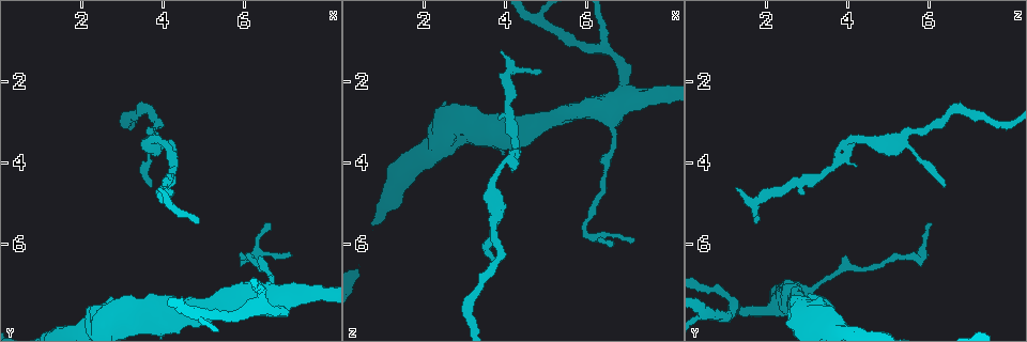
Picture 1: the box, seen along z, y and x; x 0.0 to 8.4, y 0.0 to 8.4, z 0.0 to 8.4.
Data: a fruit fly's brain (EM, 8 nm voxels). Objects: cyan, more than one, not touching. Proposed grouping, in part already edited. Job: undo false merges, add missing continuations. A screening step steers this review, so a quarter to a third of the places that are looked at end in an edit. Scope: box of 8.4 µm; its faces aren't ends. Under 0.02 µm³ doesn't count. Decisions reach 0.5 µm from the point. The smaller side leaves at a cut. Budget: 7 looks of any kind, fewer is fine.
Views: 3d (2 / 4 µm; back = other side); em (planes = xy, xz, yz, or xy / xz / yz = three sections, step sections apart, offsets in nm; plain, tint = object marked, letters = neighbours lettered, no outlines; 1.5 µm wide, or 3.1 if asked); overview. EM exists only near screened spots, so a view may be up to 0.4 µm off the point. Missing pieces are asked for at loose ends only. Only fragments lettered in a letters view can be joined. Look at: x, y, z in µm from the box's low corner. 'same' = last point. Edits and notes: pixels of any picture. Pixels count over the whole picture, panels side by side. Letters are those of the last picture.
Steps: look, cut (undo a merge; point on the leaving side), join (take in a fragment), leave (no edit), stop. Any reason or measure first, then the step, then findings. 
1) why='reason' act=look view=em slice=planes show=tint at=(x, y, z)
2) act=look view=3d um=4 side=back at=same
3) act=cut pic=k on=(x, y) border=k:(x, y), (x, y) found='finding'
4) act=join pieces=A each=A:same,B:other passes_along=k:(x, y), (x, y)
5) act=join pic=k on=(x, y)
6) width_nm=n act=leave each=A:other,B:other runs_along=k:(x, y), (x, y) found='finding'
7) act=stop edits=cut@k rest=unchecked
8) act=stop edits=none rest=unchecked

act=look view=em slice=planes show=letters at=(7.15, 6.20, 5.85)

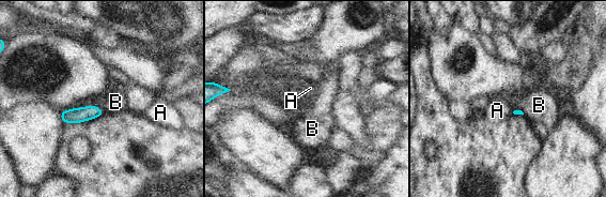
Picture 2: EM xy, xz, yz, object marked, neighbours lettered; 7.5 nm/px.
act=leave each=A:other,B:other border=2:(102, 107), (105, 112) found='no lettered fragment goes on from it'

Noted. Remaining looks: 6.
why='calibre changes' act=look view=em slice=planes show=letters at=(6.60, 6.80, 3.50)

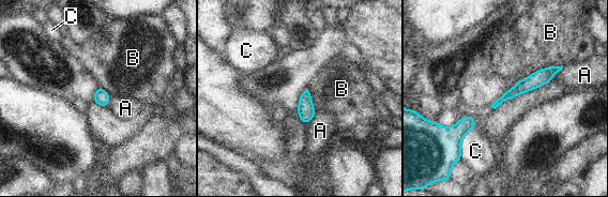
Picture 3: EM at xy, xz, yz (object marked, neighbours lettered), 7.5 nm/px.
longest_contact=B:380nm act=leave each=A:other,B:other,C:other border=3:(563, 65), (538, 69), (516, 81) found='continuous, no second neuron'

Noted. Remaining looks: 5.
why='an open end' act=look view=em slice=xz step=4 show=tint at=(3.85, 4.65, 1.25)

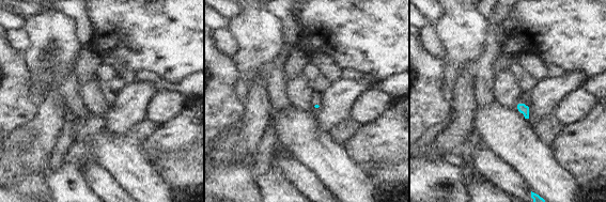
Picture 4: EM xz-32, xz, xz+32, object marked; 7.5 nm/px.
why='cut it another way' act=look view=em slice=planes show=letters at=same

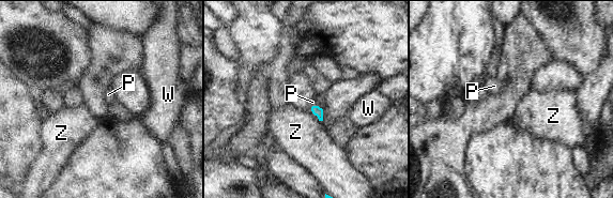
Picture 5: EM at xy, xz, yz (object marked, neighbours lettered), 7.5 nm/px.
longest_contact=P:150nm act=join pic=5 on=(312, 102) each=P:same,W:other,Z:other found='it goes on there'

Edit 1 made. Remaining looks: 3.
act=stop edits=join@5 rest=unchecked

